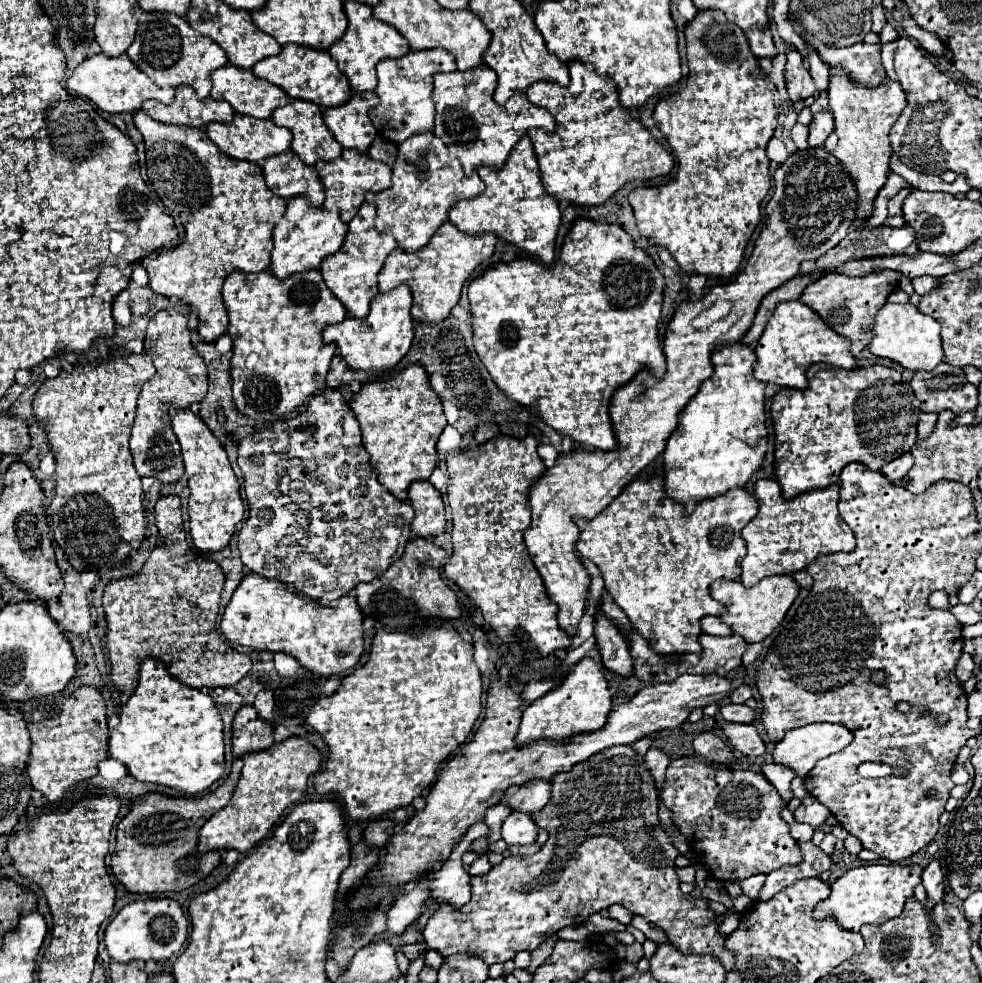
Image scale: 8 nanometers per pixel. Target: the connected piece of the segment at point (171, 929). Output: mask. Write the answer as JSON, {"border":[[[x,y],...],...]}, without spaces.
{"border":[[[170,897],[158,899],[138,899],[128,903],[106,927],[104,945],[112,961],[130,963],[130,961],[156,961],[164,963],[176,957],[186,941],[188,921],[182,907]]]}

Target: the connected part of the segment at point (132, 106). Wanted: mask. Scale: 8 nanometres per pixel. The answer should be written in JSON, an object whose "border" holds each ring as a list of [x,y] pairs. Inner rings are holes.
{"border":[[[98,53],[84,63],[76,67],[76,71],[68,77],[68,89],[76,91],[78,95],[90,99],[96,107],[100,107],[106,113],[124,113],[124,111],[138,111],[142,101],[154,99],[164,105],[170,105],[174,101],[174,89],[160,89],[156,87],[130,59],[128,55],[120,57],[106,57],[104,53]]]}

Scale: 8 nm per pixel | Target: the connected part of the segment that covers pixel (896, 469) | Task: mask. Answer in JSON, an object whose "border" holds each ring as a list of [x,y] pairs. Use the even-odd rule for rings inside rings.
{"border":[[[906,453],[906,455],[900,455],[898,459],[886,463],[886,467],[882,469],[882,473],[884,473],[890,481],[896,481],[896,479],[904,477],[904,475],[910,471],[912,465],[914,465],[914,459],[912,459],[910,453]]]}

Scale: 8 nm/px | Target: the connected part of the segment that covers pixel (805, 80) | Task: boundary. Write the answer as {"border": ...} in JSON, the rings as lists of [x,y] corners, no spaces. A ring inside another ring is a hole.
{"border":[[[792,45],[786,47],[788,51],[788,63],[786,63],[786,87],[788,87],[788,95],[790,99],[796,103],[800,99],[806,99],[810,95],[814,95],[816,85],[814,79],[810,77],[810,71],[804,67],[804,59],[798,53],[798,49],[794,49]]]}

